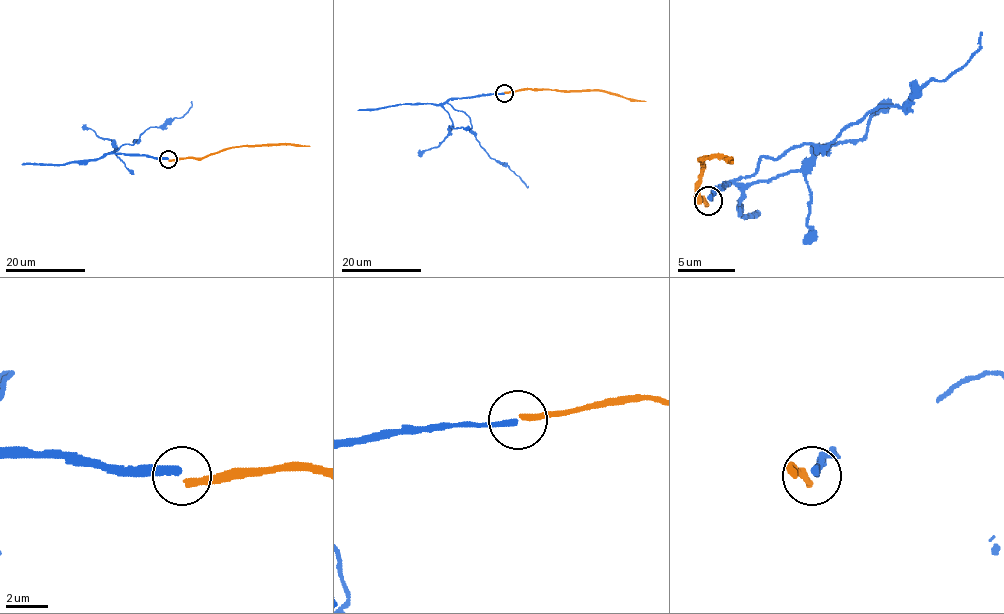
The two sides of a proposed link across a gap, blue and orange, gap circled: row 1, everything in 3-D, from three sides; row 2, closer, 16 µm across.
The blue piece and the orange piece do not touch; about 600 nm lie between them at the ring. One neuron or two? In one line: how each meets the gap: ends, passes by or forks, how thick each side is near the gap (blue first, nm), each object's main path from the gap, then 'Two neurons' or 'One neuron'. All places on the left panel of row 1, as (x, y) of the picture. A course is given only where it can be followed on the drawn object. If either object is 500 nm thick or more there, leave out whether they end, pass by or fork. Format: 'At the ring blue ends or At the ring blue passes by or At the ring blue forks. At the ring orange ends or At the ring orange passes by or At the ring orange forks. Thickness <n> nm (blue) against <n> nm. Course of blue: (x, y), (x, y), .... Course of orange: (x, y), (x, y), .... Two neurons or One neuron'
At the ring blue ends. At the ring orange ends. Thickness 340 nm (blue) against 280 nm. Course of blue: (168, 159), (111, 152), (122, 145), (132, 144), (150, 127), (180, 118), (192, 106), (191, 101). Course of orange: (168, 160), (205, 158), (235, 147), (309, 146). Two neurons

